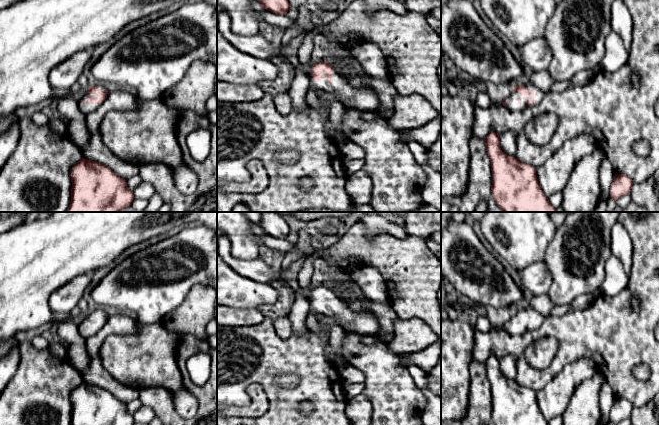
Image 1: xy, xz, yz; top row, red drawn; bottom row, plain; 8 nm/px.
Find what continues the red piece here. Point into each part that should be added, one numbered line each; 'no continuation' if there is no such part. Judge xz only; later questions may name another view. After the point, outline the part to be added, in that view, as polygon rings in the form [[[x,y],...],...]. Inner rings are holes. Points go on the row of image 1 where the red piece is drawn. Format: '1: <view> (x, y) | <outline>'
1: xz (365, 99) | [[[323,55],[315,56],[310,65],[307,67],[308,76],[310,79],[310,90],[306,95],[306,103],[310,108],[317,109],[323,115],[325,120],[325,129],[327,133],[334,139],[336,130],[329,120],[329,113],[326,112],[319,104],[316,98],[316,91],[324,91],[333,93],[338,96],[341,103],[347,106],[351,106],[357,110],[372,111],[375,112],[379,103],[379,94],[370,88],[358,88],[351,84],[350,80],[345,79],[340,75],[337,70],[333,69],[333,82],[328,83],[325,76],[319,81],[314,82],[312,80],[311,69],[314,63],[324,62],[325,57]]]

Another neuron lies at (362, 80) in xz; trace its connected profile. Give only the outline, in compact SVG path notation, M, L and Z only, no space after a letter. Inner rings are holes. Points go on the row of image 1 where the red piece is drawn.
M358 69L357 75L350 80L351 84L358 88L370 88L374 90L371 86L371 80L373 78L364 74L360 69Z

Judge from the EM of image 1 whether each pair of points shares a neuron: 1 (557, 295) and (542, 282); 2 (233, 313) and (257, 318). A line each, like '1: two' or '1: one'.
1: two
2: one

